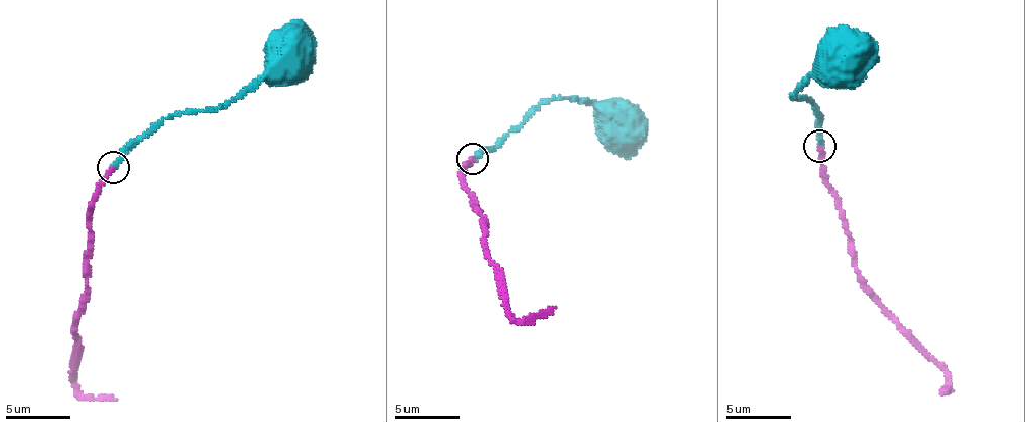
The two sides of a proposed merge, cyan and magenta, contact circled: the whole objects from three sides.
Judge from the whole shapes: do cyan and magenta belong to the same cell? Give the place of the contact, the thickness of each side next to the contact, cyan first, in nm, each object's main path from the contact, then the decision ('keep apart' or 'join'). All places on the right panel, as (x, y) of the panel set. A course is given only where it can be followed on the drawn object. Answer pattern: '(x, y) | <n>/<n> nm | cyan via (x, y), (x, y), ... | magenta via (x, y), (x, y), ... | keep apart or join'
(819, 146) | 240/240 nm | cyan via (819, 147), (820, 113), (811, 102), (792, 96), (812, 76), (840, 78), (842, 60) | magenta via (819, 147), (862, 287), (938, 366), (947, 383), (942, 394) | join

